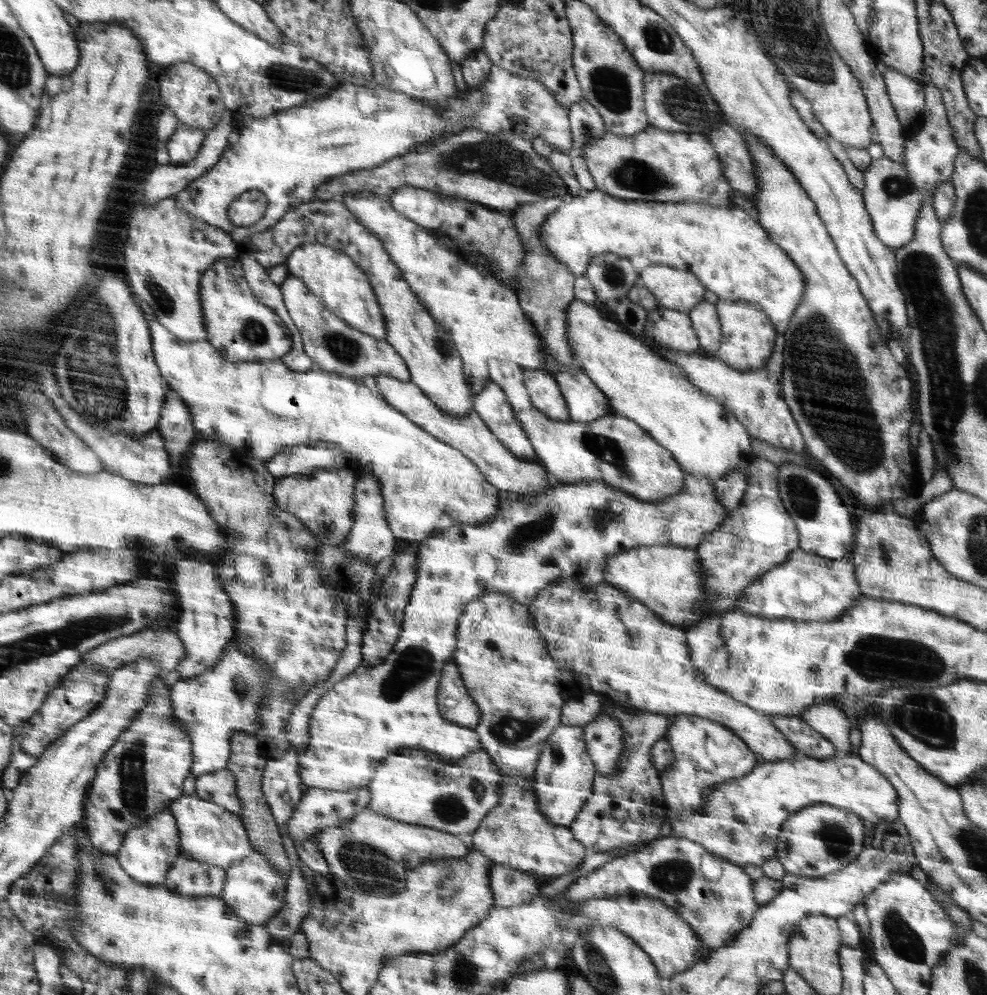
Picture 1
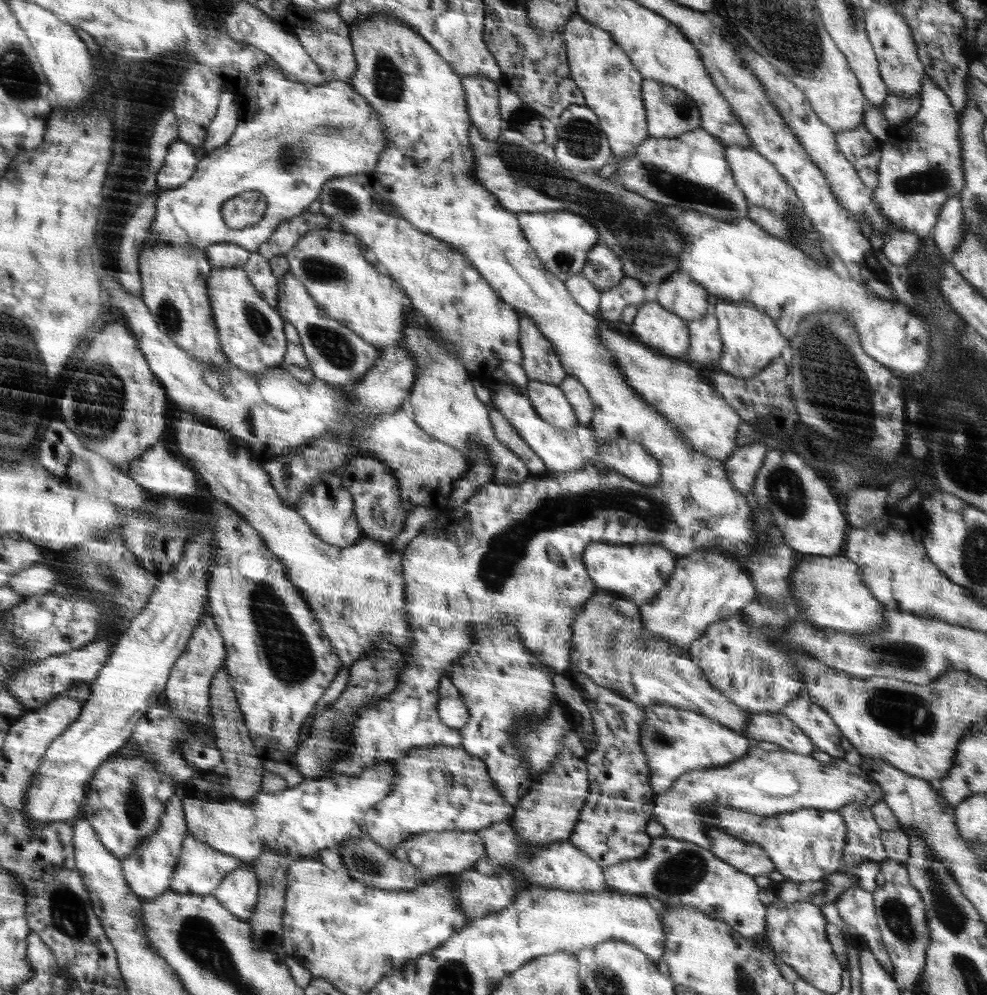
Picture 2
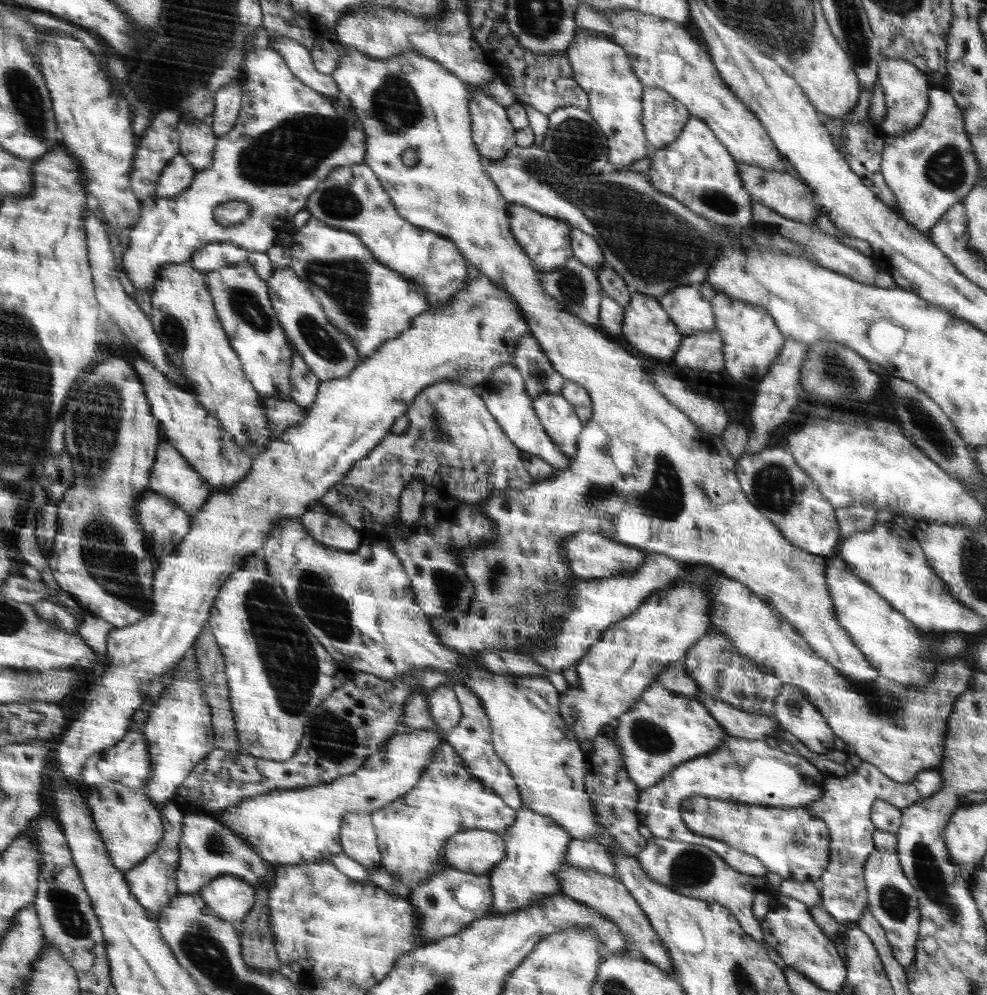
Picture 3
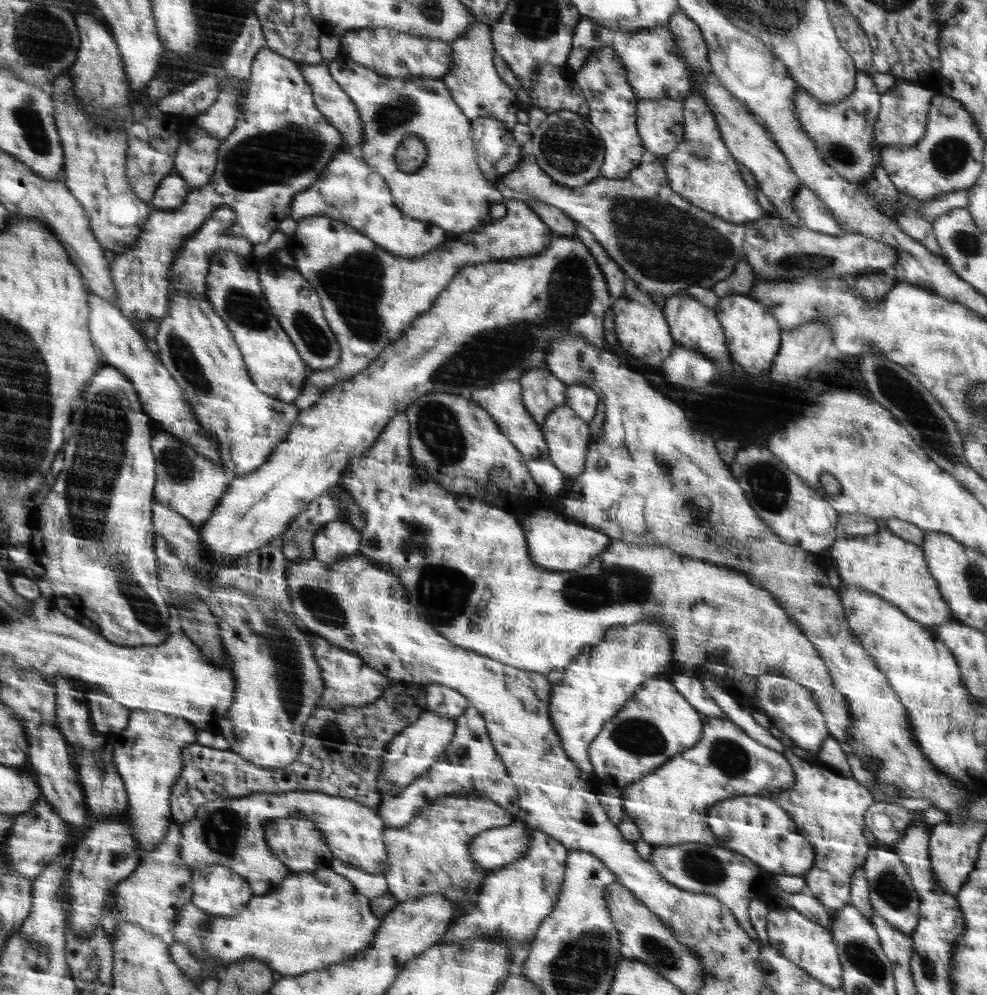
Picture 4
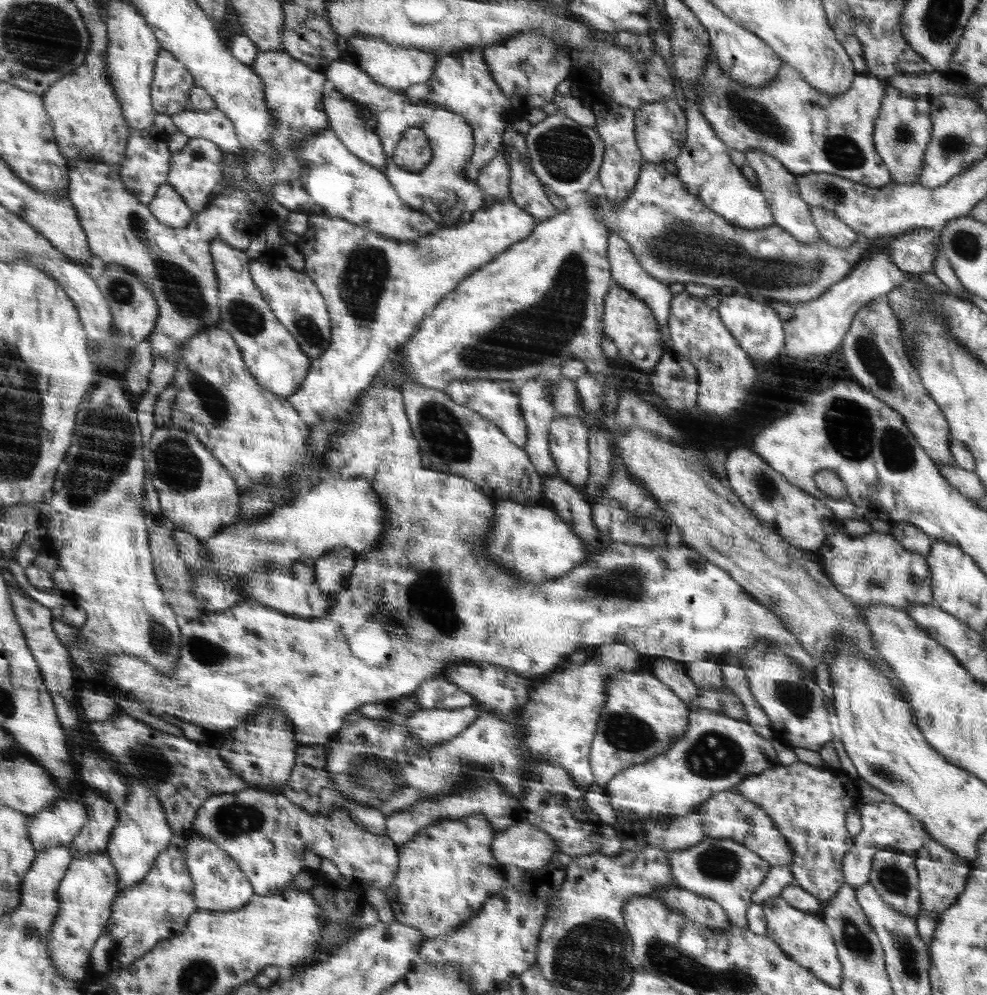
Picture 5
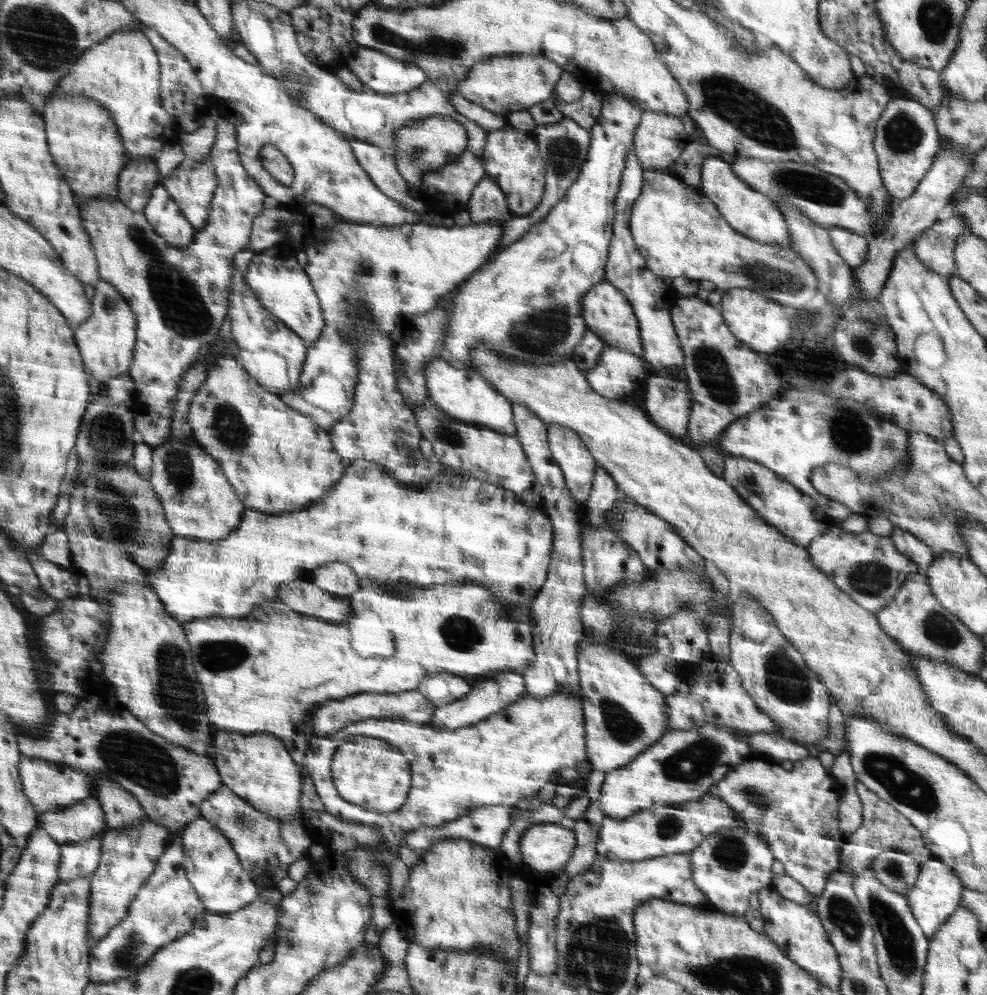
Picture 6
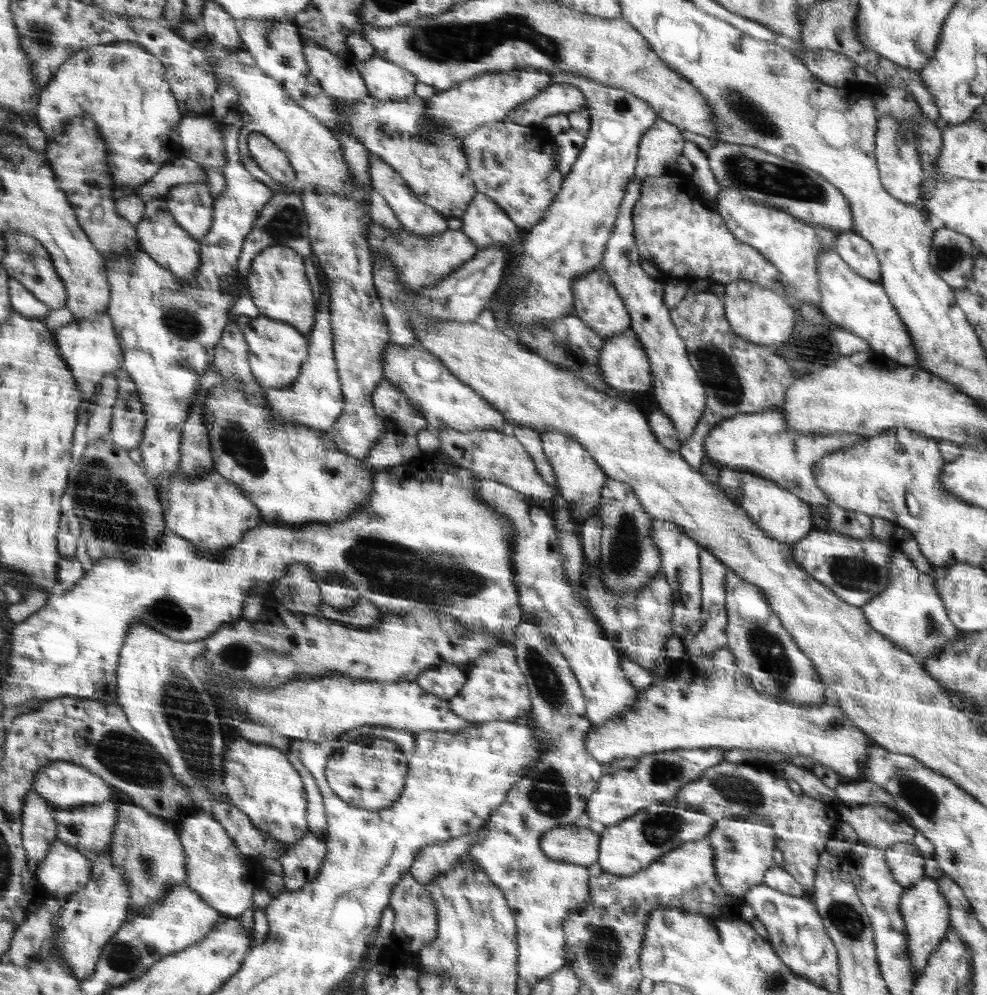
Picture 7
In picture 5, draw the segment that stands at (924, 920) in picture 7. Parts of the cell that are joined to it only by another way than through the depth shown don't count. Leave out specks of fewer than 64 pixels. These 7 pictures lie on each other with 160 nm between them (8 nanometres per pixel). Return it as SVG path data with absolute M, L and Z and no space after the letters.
M931 836L925 839L924 844L914 855L915 866L919 871L919 890L921 897L921 911L926 914L940 915L950 909L967 886L971 876L971 865L965 858L960 858L951 847L936 842Z

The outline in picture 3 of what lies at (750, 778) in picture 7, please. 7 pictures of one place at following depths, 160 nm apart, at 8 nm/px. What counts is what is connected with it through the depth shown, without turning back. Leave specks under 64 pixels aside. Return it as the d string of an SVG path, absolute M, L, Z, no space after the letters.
M863 761L854 774L845 777L826 776L826 786L823 788L826 793L823 794L822 800L804 806L807 810L814 811L828 824L828 828L831 828L831 860L817 885L823 909L831 914L842 928L858 925L870 905L866 887L866 864L867 858L876 851L872 840L873 832L876 831L875 824L871 822L872 804L881 798L892 806L907 808L919 800L930 798L943 787L940 767L923 770L914 781L899 783L888 778L879 767Z

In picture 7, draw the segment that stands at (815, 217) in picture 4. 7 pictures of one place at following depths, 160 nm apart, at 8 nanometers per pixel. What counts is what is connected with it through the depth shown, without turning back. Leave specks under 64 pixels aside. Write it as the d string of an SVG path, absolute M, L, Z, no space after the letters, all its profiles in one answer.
M854 230L840 232L833 249L856 274L863 275L875 283L880 282L881 264L875 250L870 242Z

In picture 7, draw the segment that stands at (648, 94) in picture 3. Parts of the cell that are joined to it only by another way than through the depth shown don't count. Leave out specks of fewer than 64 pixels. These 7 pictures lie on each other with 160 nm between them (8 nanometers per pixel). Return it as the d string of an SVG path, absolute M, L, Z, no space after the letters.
M662 118L643 135L635 176L640 181L648 177L662 176L677 170L677 161L685 144L681 128Z

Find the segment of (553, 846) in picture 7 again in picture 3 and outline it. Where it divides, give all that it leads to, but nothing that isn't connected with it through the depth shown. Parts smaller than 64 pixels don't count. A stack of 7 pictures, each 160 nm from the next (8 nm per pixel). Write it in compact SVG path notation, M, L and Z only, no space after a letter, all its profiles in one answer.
M466 830L450 837L443 846L443 859L452 867L470 874L490 874L496 864L506 856L506 842L501 832L488 830Z

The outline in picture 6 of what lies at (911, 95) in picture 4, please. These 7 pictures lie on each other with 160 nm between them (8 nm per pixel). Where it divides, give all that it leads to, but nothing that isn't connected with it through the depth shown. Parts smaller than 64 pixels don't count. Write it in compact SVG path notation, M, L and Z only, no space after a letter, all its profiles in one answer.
M914 98L892 99L883 111L880 126L875 129L875 150L880 150L880 170L884 170L883 182L888 182L889 194L896 200L912 197L940 153L942 138L931 108Z

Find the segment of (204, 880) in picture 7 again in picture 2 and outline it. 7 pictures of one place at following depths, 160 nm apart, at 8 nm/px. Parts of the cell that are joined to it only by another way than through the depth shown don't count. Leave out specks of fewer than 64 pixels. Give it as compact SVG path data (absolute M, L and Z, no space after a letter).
M250 863L228 873L214 895L236 918L246 921L258 904L259 877Z

